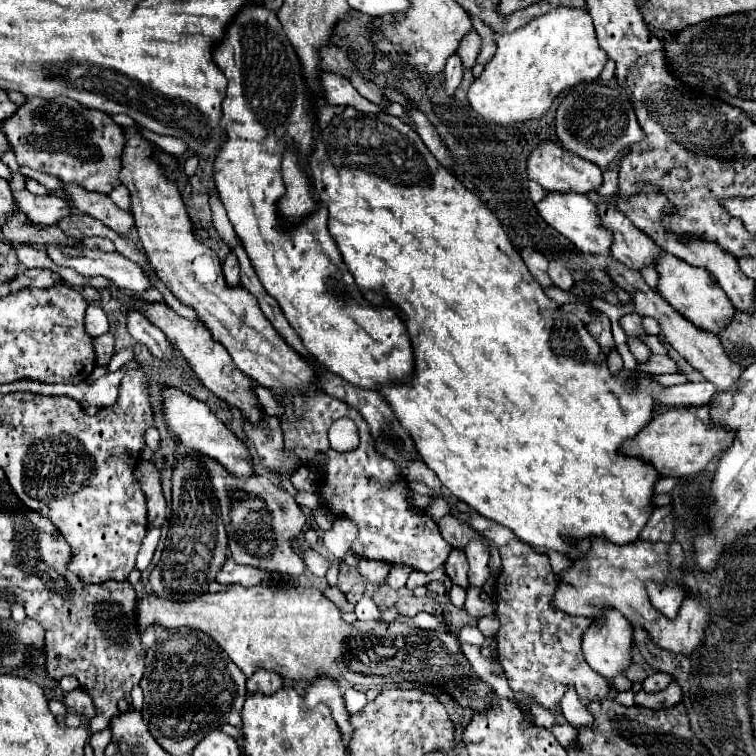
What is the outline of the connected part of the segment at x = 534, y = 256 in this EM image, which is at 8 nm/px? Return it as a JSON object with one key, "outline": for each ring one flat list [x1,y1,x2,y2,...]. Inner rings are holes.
{"outline":[[519,249,521,253,521,259,525,261,527,269,531,271,531,275,535,277,535,281,541,285,541,287,551,287,551,279,547,275,547,259,535,251,535,249]]}

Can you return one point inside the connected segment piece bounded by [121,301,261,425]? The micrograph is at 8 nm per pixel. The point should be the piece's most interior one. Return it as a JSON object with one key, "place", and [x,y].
{"place":[209,359]}

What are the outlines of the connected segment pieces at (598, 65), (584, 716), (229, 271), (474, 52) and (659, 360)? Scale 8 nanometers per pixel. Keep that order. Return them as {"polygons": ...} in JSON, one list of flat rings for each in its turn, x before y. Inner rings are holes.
{"polygons":[[[551,9,527,27,497,35,493,59,469,87,469,103,477,115,499,125,541,119,563,89,583,79,597,79,605,63,607,55,597,45,589,13,583,9]],[[573,689,565,691,563,699,561,699,561,713,563,717,573,725,573,727,579,727,579,725,589,725,593,723,593,715,587,711,587,707,579,701,577,693]],[[229,253,225,263,223,263,223,275,225,275,225,281,229,287,239,285,239,263,237,263,237,257,233,253]],[[471,29,471,31,465,35,465,39,461,39,461,45,459,45,459,49,457,49,457,53,459,53,459,57,463,59,463,65,465,65,467,69,471,69,471,67,475,65,475,59,477,59,477,55,479,55,479,51,481,51,481,35,479,35,475,29]],[[651,353,651,357,645,363,639,363,637,369,641,373,677,373,677,363,673,359,669,359,667,355,655,355]]]}

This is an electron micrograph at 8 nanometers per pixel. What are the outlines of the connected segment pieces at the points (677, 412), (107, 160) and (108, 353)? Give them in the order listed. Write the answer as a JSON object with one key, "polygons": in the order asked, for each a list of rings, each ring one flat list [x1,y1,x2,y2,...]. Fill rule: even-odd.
{"polygons":[[[671,407,665,413,653,417,633,439,627,439,619,451,629,457,641,457,649,461,661,477,683,477,705,469,713,455,719,455,733,443,733,433,713,425,709,407]],[[27,97,27,101,1,123,1,131,9,139,9,147,17,155,19,165,51,173,63,183,77,183,103,195,109,195,119,185,125,137,123,129,103,111,83,107,69,97]],[[111,333,101,335,101,337,97,337,93,341,93,345,95,345,95,361,97,361,97,365,107,365,109,359,113,357,113,345,115,345,113,335]]]}

